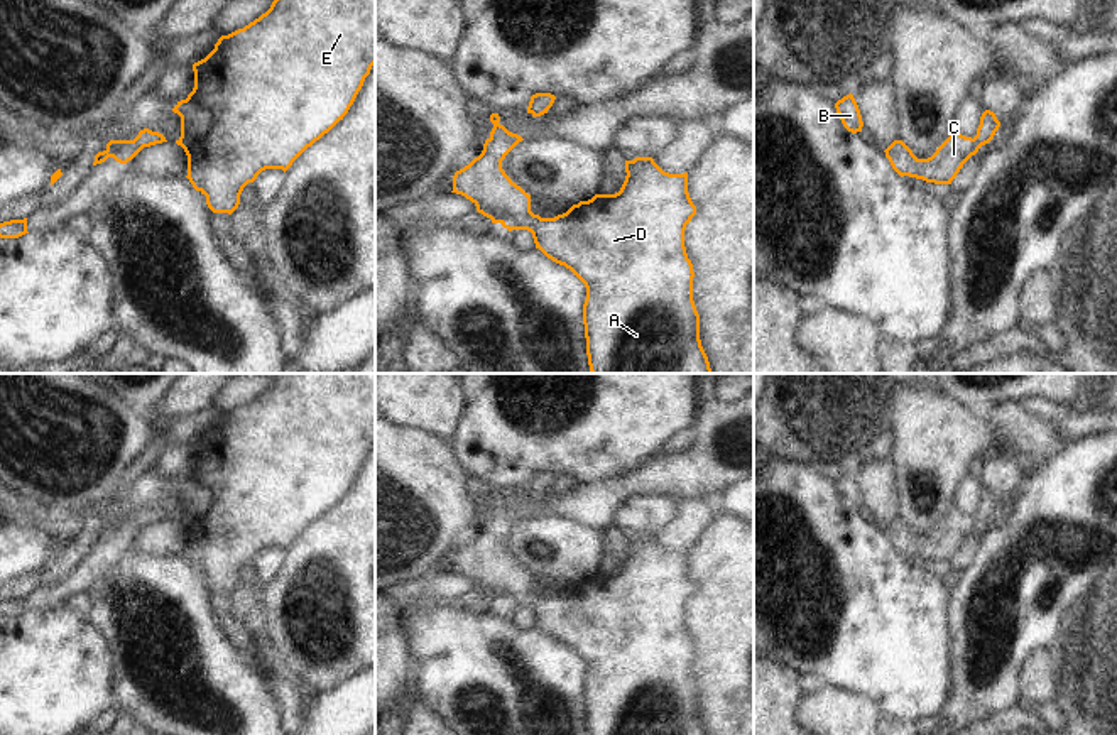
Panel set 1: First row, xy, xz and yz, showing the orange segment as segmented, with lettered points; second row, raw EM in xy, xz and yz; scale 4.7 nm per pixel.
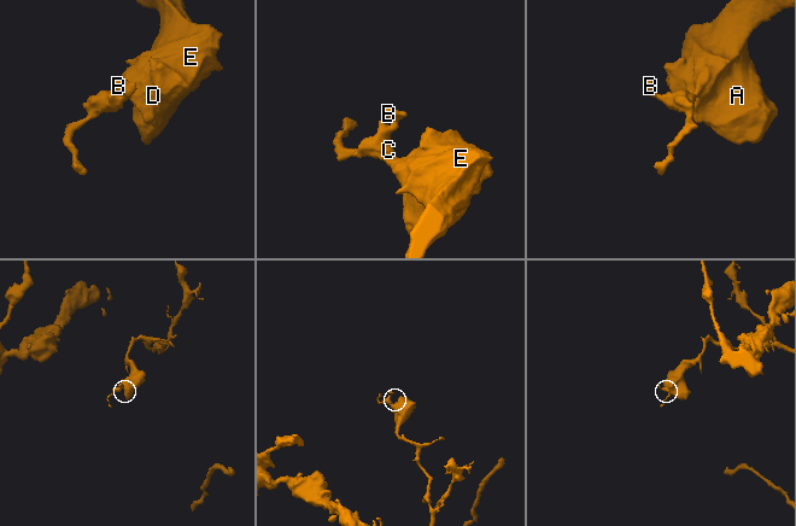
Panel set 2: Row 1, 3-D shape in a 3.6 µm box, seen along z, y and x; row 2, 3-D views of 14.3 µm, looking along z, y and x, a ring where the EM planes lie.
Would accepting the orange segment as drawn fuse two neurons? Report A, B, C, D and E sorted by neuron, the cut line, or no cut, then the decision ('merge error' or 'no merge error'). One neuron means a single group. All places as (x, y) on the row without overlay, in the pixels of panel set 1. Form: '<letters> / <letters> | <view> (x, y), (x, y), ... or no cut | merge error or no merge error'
A B C D E | no cut | no merge error

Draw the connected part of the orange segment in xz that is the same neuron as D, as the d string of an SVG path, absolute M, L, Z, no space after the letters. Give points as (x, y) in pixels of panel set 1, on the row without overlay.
M499 492L490 493L493 507L483 529L453 554L453 569L470 578L477 590L500 602L509 610L527 608L536 627L553 640L569 647L586 666L583 703L588 735L706 735L700 718L700 693L693 679L693 642L684 625L684 608L696 593L688 571L688 551L664 551L652 536L625 539L625 559L615 573L595 573L573 583L554 596L541 596L531 590L531 573L517 564L502 547L505 534L524 517L500 504Z

